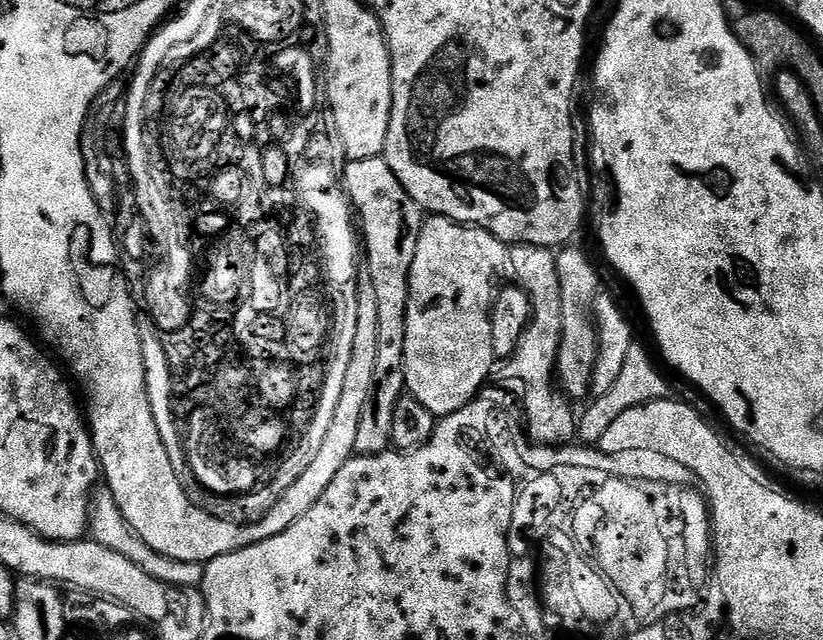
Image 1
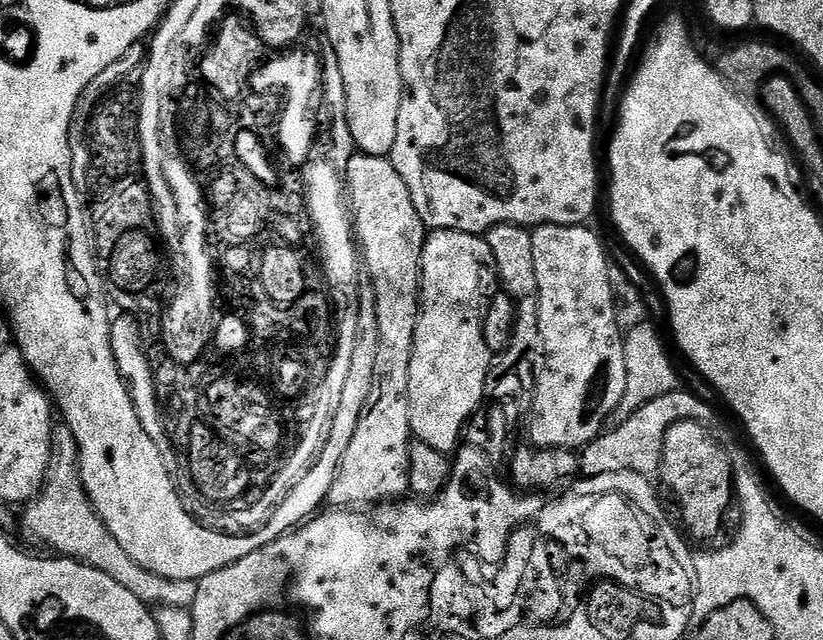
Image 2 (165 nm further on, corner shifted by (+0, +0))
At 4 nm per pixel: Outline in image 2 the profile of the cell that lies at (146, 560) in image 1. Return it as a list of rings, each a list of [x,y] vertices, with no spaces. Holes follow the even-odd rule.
[[[63,422],[57,423],[52,430],[52,461],[48,464],[44,486],[28,501],[23,512],[25,530],[38,543],[53,548],[48,549],[53,553],[94,566],[94,570],[102,570],[102,574],[110,574],[114,582],[122,582],[122,586],[126,586],[126,590],[130,590],[130,594],[134,594],[134,598],[143,604],[191,609],[196,597],[197,581],[162,578],[162,574],[154,574],[138,566],[138,562],[134,562],[134,558],[122,550],[118,538],[110,534],[80,481],[80,447],[76,445],[74,434]]]

